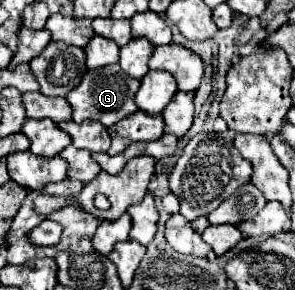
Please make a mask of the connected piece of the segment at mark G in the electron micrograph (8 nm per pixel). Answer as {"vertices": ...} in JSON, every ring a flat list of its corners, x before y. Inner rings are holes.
{"vertices":[[119,63,107,65,105,75,101,75,101,71,87,71,87,75,81,79,81,83,75,89,71,89,67,95,67,101,73,107,73,117,77,117,73,121,75,123,99,121,105,127,111,127,119,119,125,119,127,115,131,115,139,109,135,105,137,89,139,89,139,79,131,79,127,73,123,73],[79,117,89,117,89,119,79,119]]}

